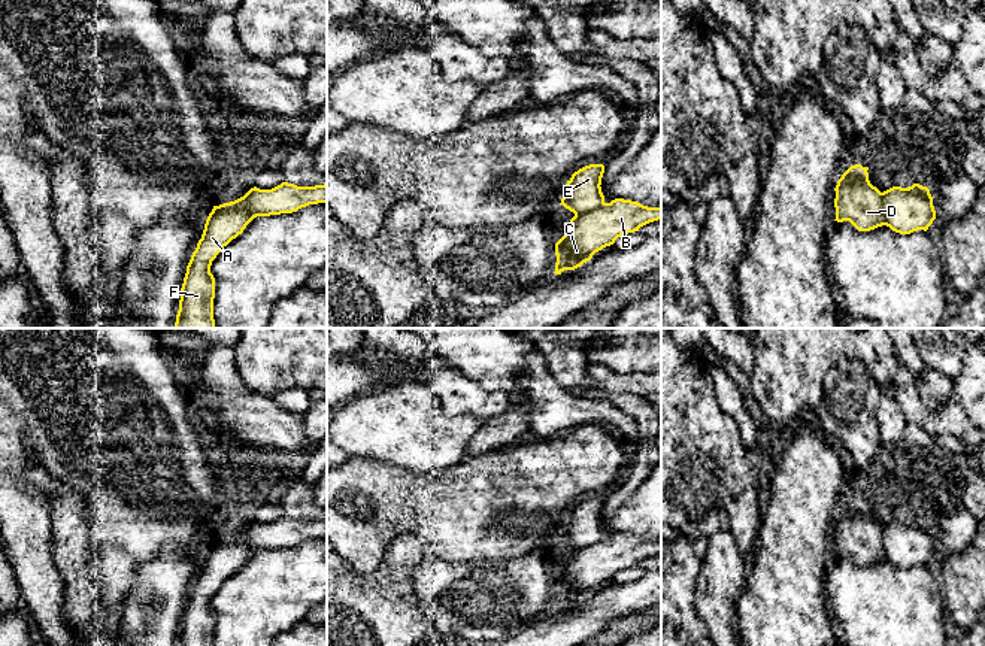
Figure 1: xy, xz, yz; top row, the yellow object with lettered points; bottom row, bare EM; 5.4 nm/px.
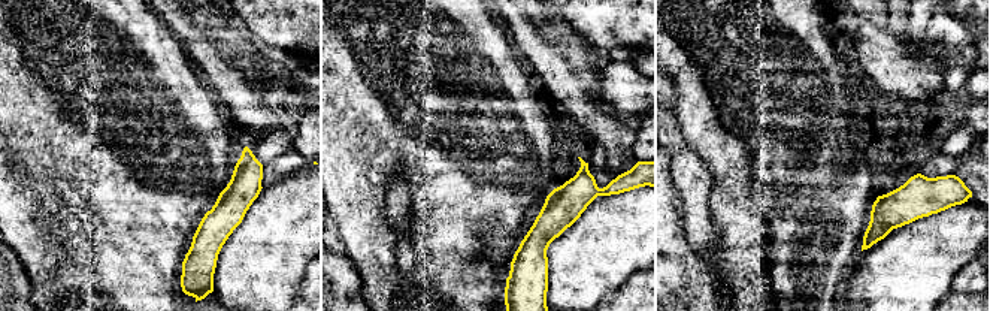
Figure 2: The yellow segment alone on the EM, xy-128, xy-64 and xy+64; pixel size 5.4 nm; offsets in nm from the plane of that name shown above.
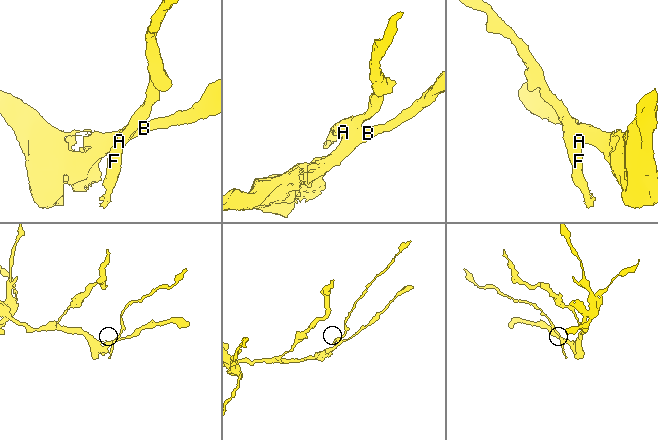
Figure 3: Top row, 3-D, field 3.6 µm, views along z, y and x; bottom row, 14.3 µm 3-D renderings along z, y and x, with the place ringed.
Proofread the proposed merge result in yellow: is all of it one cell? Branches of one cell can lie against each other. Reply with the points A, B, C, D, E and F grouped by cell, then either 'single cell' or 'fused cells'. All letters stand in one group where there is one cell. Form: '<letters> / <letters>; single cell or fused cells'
A D E F / B C; fused cells

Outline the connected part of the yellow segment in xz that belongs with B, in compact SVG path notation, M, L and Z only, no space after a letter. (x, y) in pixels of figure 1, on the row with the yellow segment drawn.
M615 198L610 203L575 215L564 236L555 243L555 275L575 270L590 261L592 255L624 234L639 231L640 227L661 219L661 206L648 207L637 201Z

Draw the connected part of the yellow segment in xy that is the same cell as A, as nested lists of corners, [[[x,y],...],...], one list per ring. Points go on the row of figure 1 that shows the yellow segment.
[[[239,204],[213,206],[201,239],[187,266],[175,328],[215,328],[215,277],[210,273],[210,266],[216,255],[242,234],[251,221],[249,212]]]

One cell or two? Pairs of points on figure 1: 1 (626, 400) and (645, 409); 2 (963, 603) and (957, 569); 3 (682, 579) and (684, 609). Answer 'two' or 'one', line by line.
1: one
2: one
3: one

